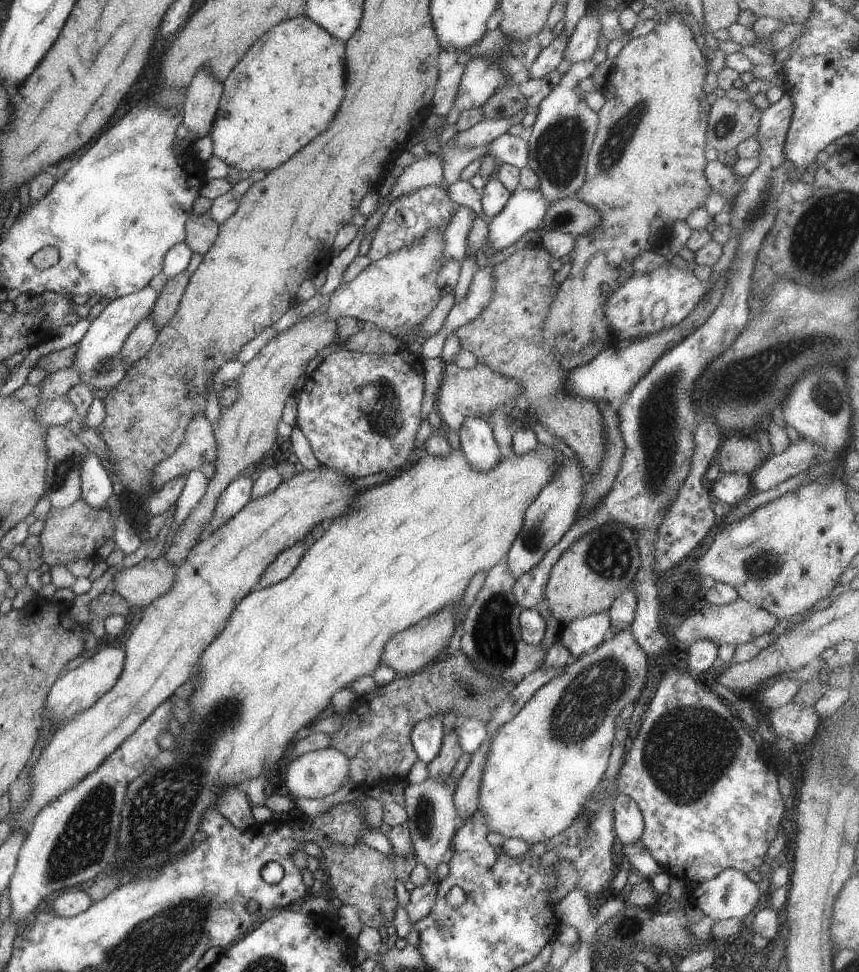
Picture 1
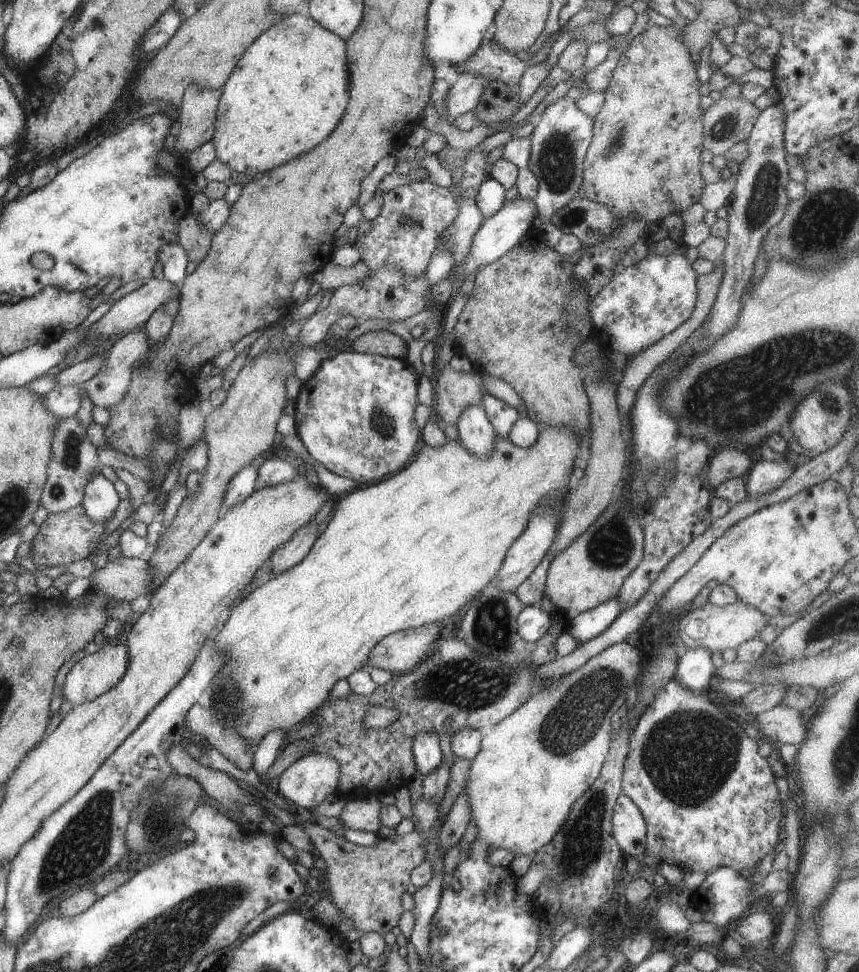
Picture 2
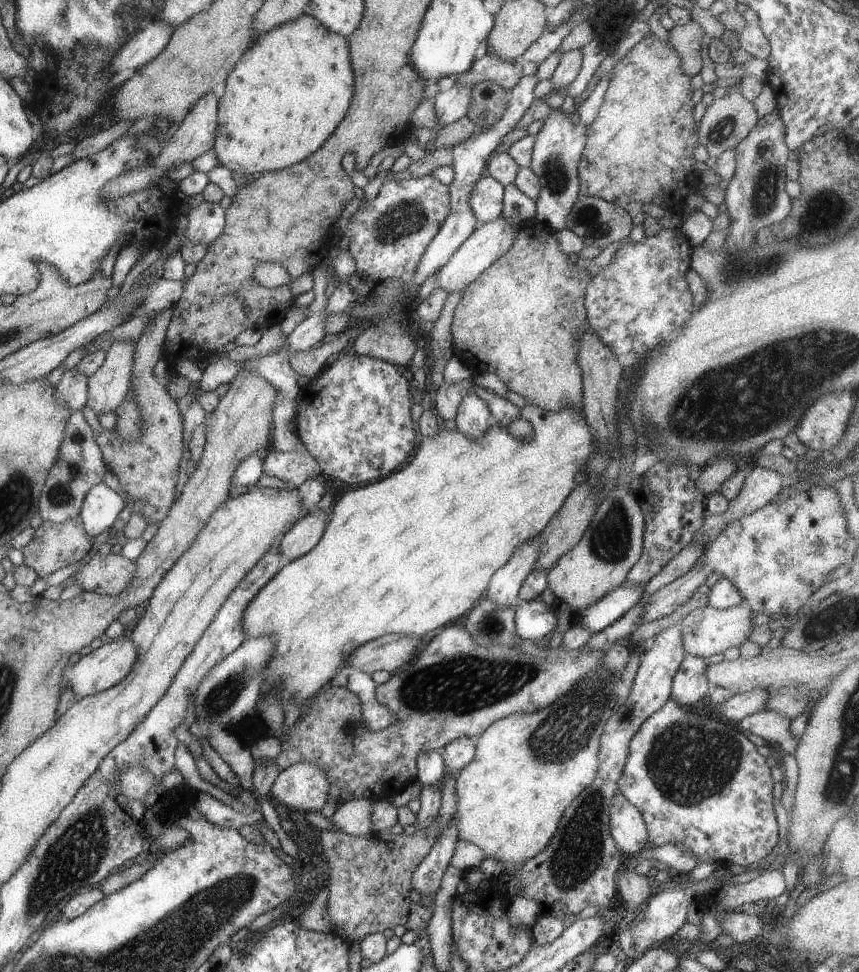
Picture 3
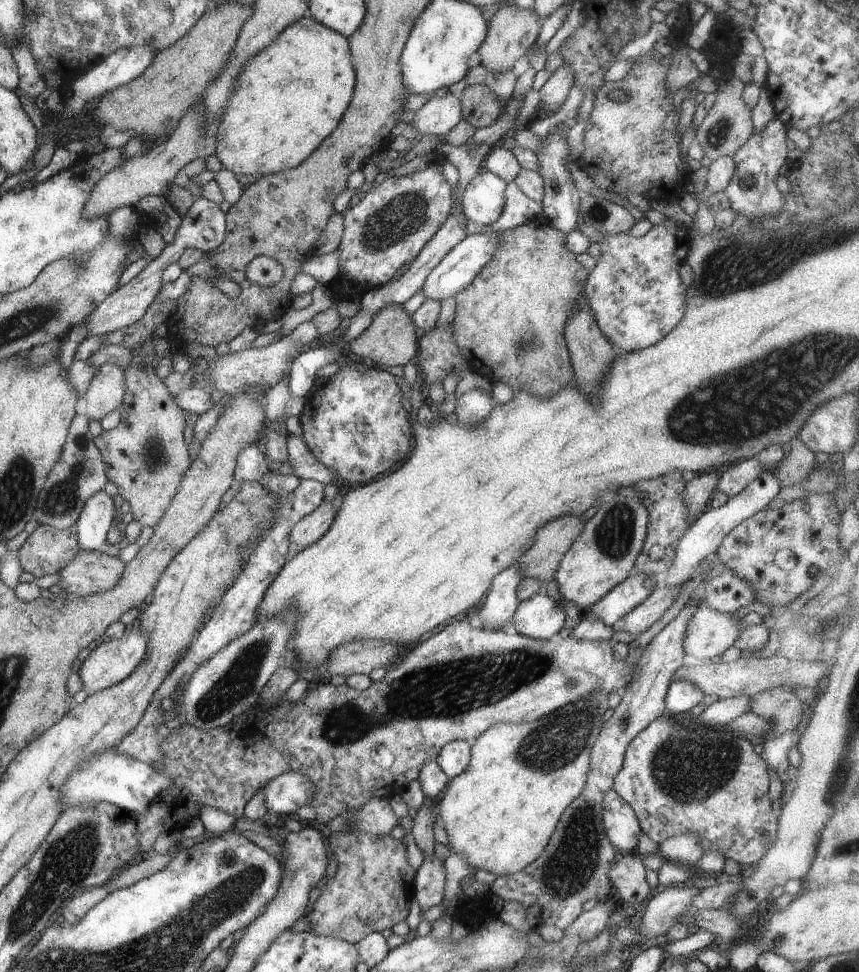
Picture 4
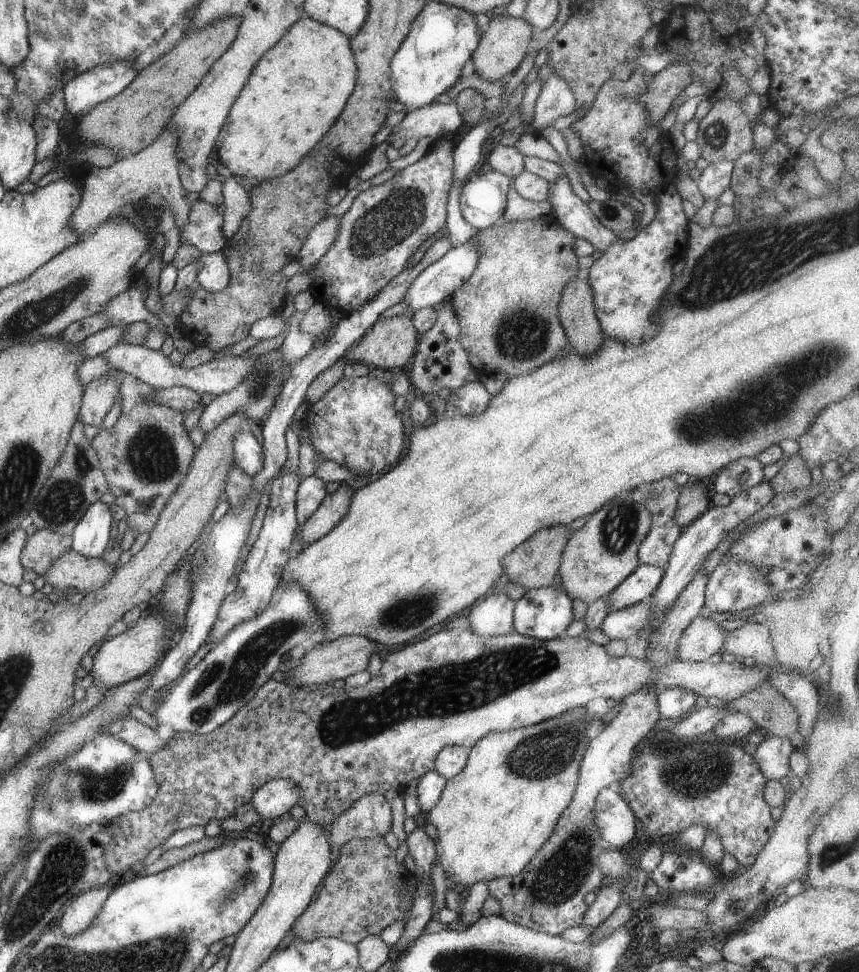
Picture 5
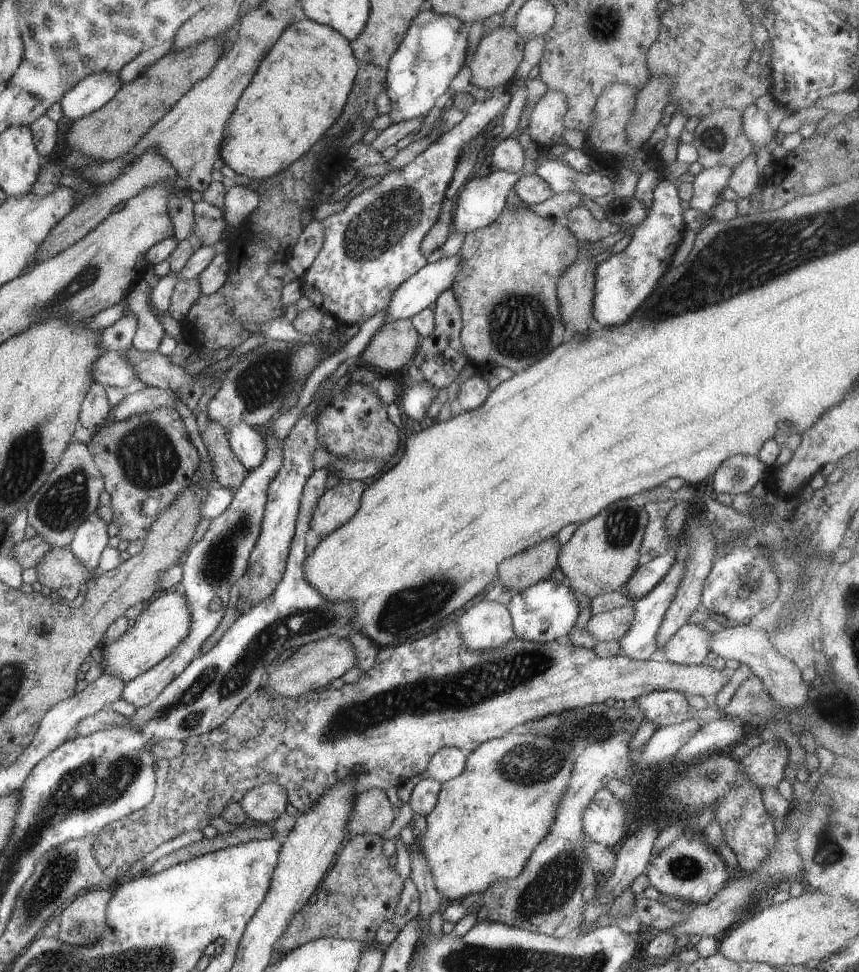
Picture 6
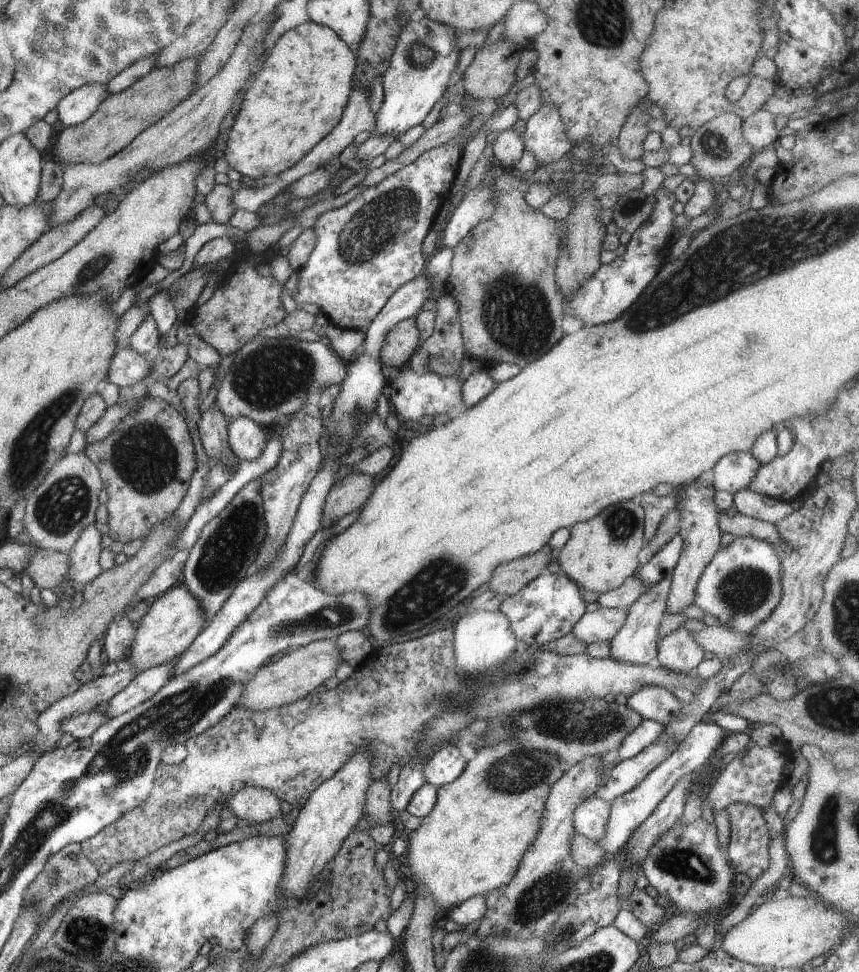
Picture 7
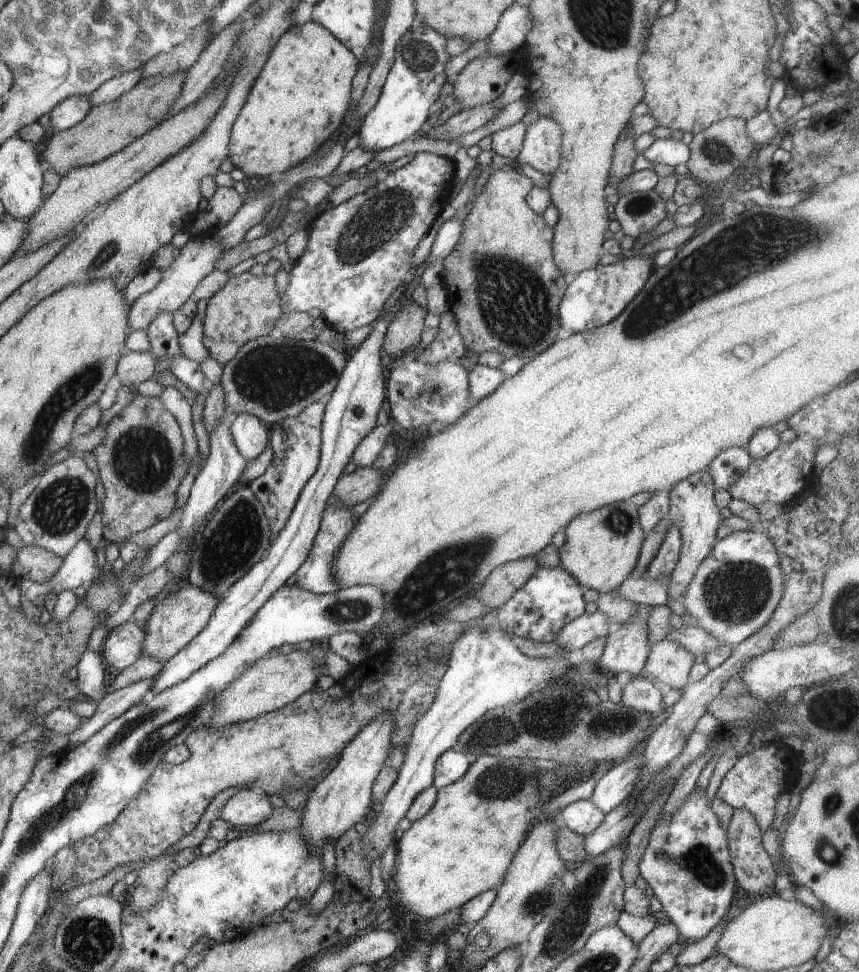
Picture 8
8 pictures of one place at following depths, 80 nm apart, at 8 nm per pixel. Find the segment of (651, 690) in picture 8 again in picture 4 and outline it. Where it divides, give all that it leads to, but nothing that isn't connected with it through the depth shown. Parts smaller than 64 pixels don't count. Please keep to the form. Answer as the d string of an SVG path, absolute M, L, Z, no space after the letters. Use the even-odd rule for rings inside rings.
M687 680L670 682L667 692L665 692L665 698L663 698L664 714L672 717L675 714L687 712L703 697L703 692Z

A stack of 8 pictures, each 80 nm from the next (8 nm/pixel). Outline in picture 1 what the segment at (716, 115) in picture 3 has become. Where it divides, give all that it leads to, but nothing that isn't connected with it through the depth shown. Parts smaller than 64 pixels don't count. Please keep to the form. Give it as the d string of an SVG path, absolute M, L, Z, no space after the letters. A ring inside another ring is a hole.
M717 97L706 116L705 148L727 152L758 129L759 109L751 100L732 101Z

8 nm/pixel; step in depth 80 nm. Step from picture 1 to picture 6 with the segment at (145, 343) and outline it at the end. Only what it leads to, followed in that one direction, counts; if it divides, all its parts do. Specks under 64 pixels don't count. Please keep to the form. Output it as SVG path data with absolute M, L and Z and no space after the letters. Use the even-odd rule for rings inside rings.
M92 382L82 398L78 412L78 424L89 431L96 431L106 419L110 409L105 388L107 386Z

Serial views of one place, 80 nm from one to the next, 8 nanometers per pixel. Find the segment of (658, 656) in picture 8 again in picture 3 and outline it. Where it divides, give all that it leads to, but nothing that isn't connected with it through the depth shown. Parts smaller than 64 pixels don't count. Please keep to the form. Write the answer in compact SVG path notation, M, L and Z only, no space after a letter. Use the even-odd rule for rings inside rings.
M743 603L724 609L712 607L709 604L691 610L681 620L682 625L682 648L689 655L699 655L709 658L713 654L723 653L729 647L738 647L745 641L753 626L751 623L752 611L744 607Z

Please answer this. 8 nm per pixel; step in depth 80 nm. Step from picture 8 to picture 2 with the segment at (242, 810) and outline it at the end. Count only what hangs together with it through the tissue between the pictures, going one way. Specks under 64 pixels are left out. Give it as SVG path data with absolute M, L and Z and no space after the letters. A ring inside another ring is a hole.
M307 753L295 759L275 780L283 798L289 800L291 807L303 812L313 812L313 808L331 793L337 792L339 778L338 762L323 753Z

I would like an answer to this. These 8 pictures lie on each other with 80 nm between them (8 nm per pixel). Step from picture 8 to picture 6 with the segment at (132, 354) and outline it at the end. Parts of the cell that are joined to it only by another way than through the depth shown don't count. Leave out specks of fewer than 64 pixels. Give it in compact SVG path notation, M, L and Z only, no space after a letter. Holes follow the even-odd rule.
M117 351L101 353L90 366L89 374L93 382L104 386L123 387L136 378L124 355Z

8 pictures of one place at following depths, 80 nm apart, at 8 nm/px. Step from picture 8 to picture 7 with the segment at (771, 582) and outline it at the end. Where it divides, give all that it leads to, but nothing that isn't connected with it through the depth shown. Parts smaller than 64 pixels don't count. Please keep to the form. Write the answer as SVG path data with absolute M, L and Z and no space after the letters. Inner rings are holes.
M734 537L729 544L720 546L702 570L694 588L692 604L717 618L721 625L740 633L749 633L769 616L780 601L781 568L779 556L768 542L751 537Z

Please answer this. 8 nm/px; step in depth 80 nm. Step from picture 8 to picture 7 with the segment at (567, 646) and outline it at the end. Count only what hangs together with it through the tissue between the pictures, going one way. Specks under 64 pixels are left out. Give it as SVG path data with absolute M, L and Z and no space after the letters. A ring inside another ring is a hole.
M599 607L590 613L583 613L573 625L575 638L585 644L595 641L610 641L626 619L627 610Z

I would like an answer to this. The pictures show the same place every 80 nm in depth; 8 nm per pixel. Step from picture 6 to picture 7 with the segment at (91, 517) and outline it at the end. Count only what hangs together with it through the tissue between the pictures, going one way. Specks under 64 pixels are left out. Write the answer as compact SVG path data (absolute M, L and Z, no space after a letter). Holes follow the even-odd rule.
M90 522L77 537L77 540L68 550L70 565L66 573L66 584L72 582L89 582L102 570L99 566L98 556L101 552L101 534L97 531L94 522Z

